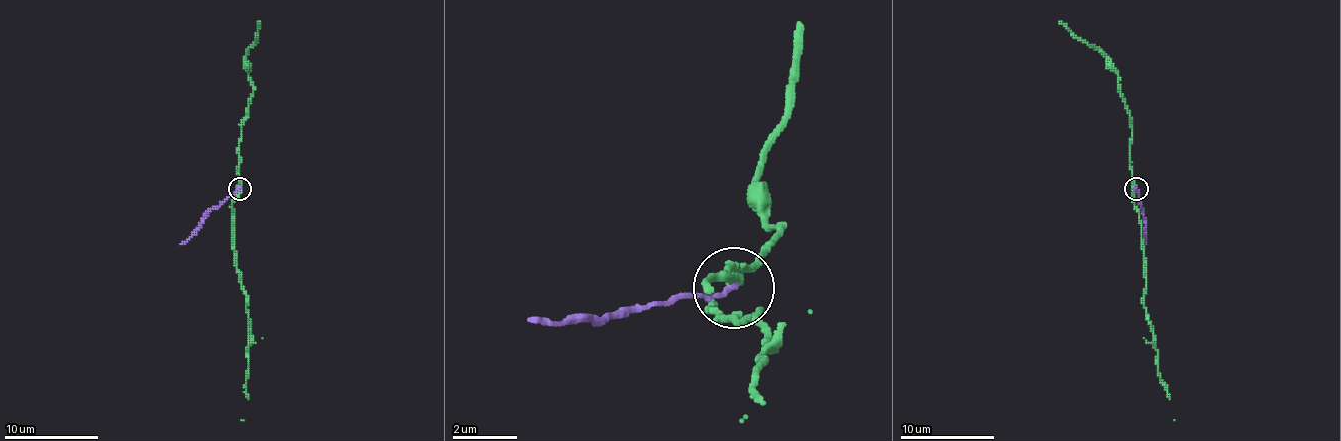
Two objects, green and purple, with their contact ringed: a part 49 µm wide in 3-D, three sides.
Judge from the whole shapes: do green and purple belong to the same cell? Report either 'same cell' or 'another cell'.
another cell

